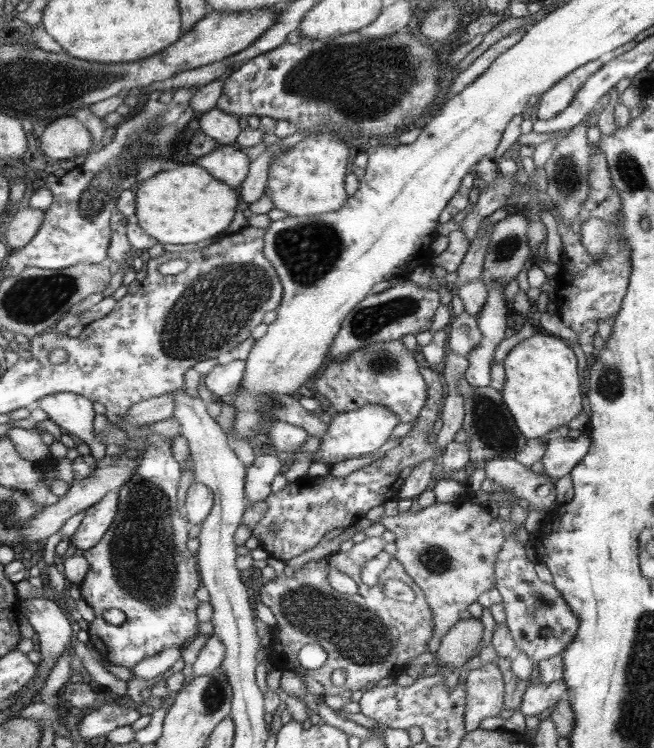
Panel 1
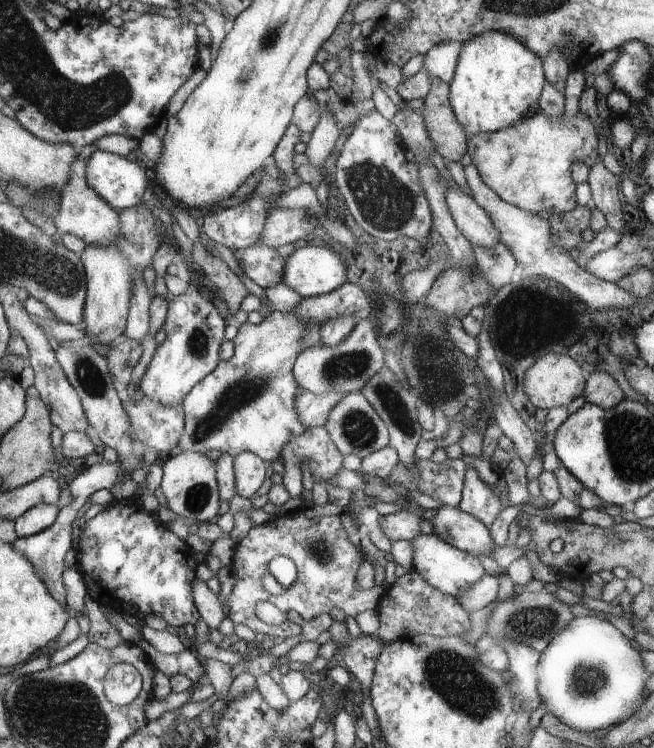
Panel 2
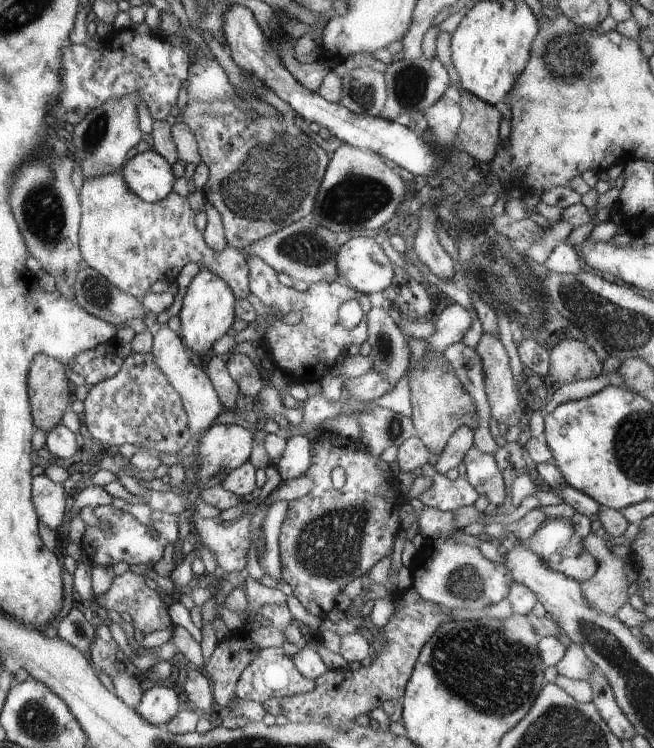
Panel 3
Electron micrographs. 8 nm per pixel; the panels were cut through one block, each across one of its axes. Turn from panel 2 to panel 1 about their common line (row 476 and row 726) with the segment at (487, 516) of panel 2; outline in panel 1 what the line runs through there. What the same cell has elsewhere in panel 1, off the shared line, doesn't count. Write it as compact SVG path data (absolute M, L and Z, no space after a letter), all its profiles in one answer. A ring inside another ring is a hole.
M495 662L466 672L465 729L476 730L484 718L499 716L504 708L505 682Z

